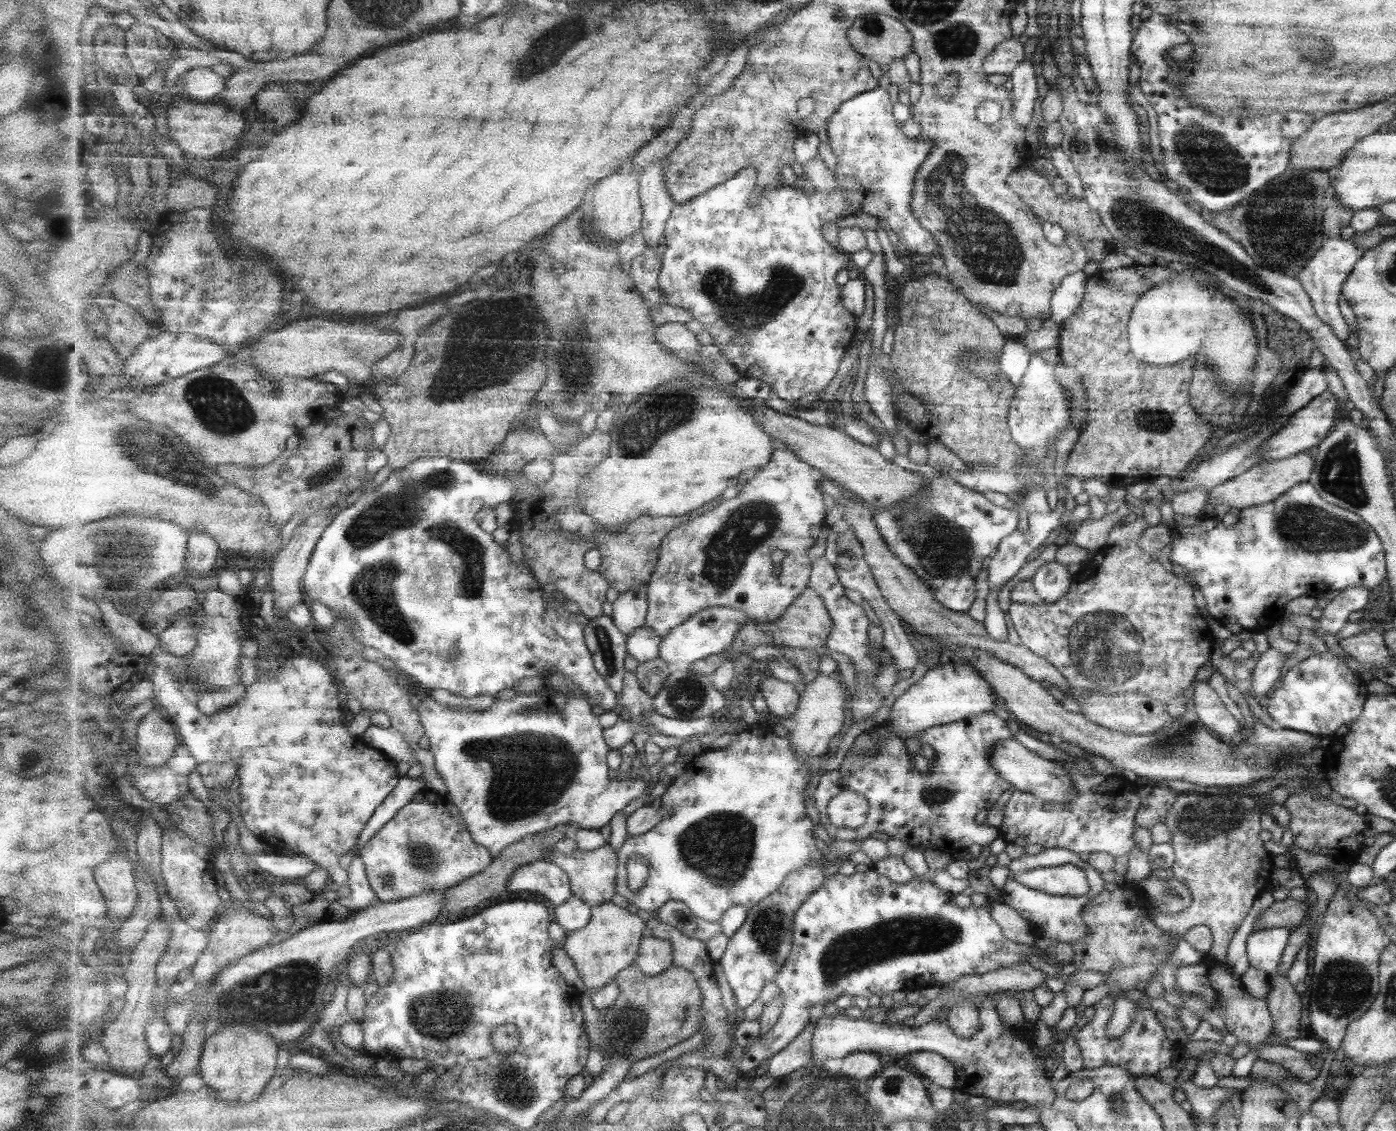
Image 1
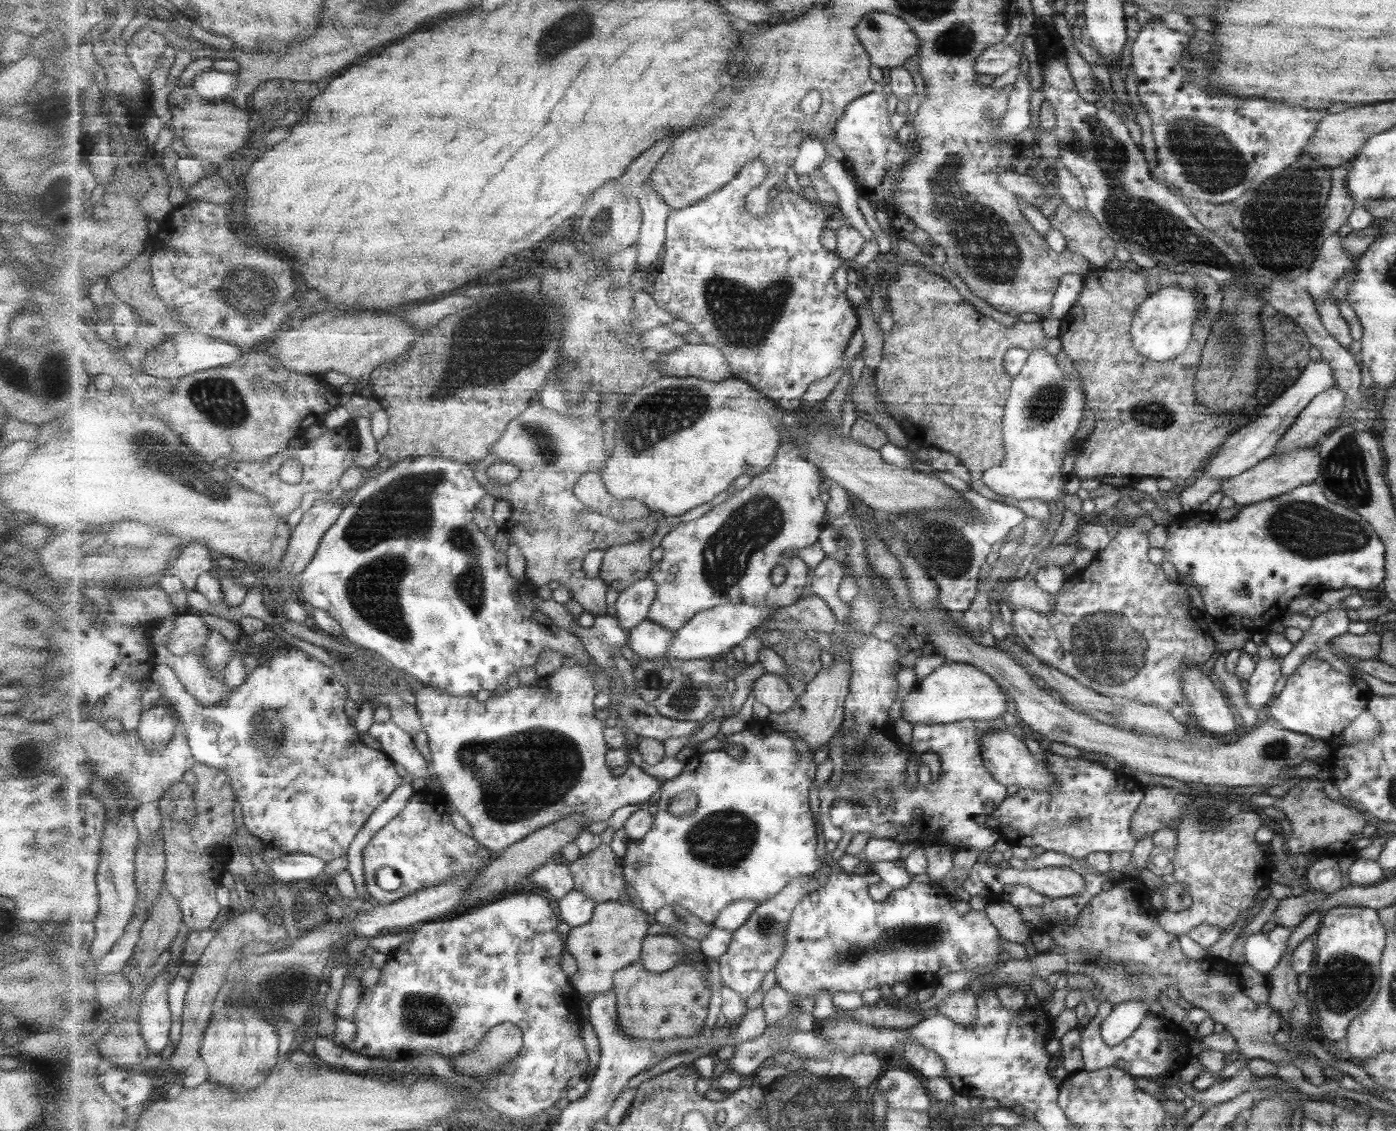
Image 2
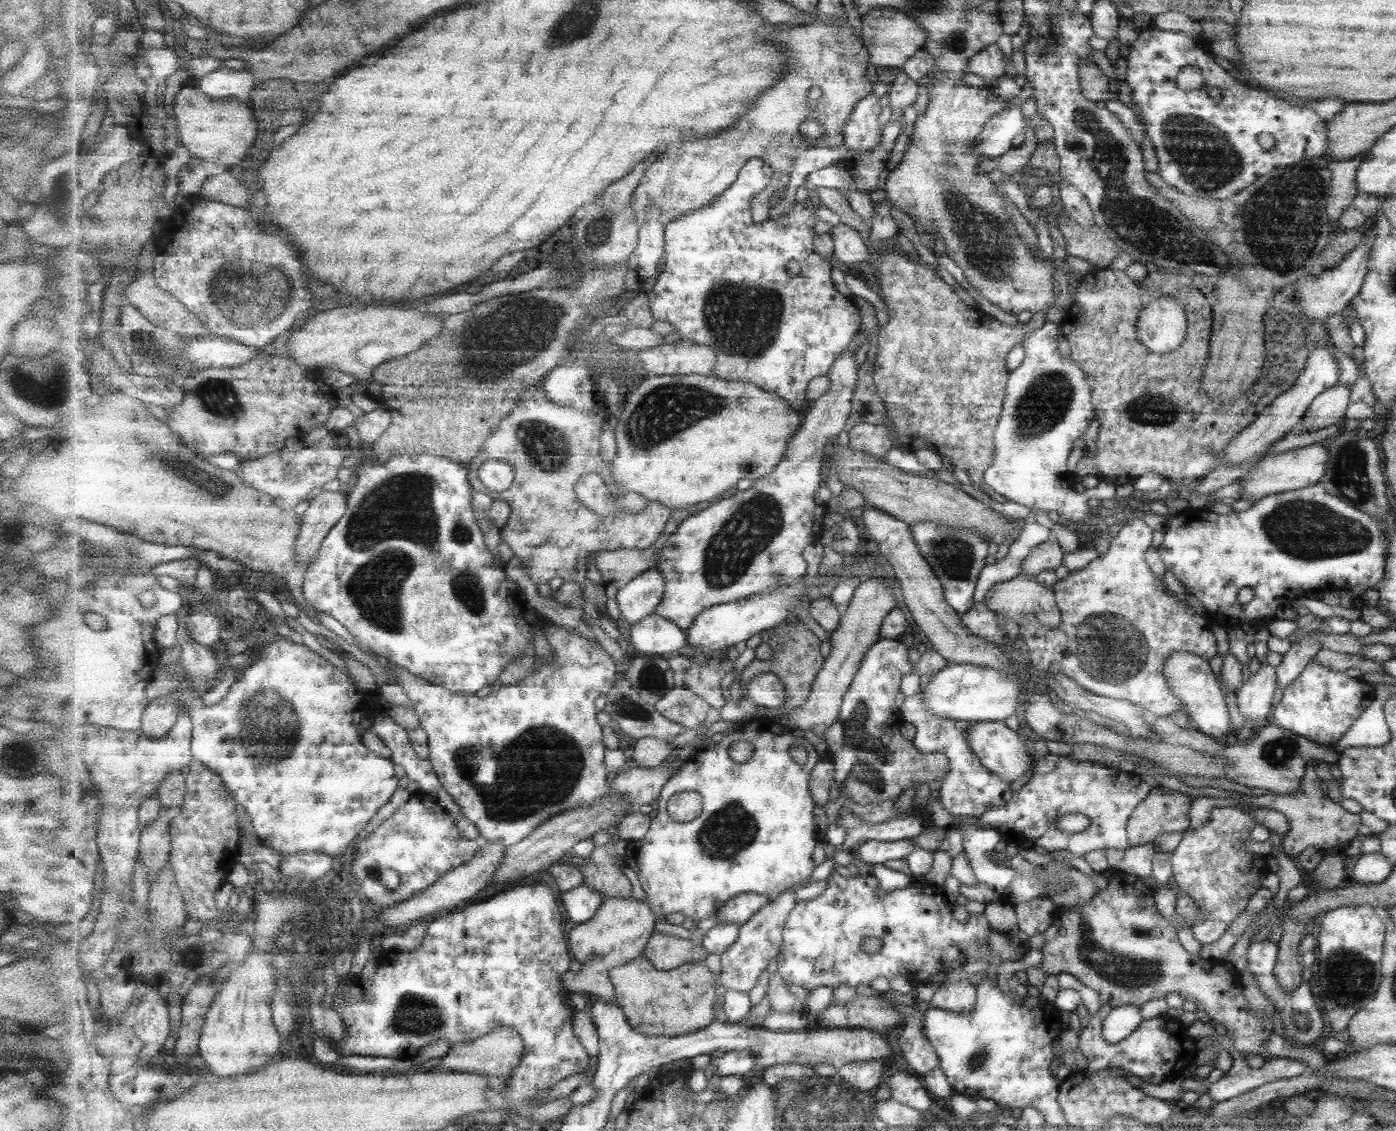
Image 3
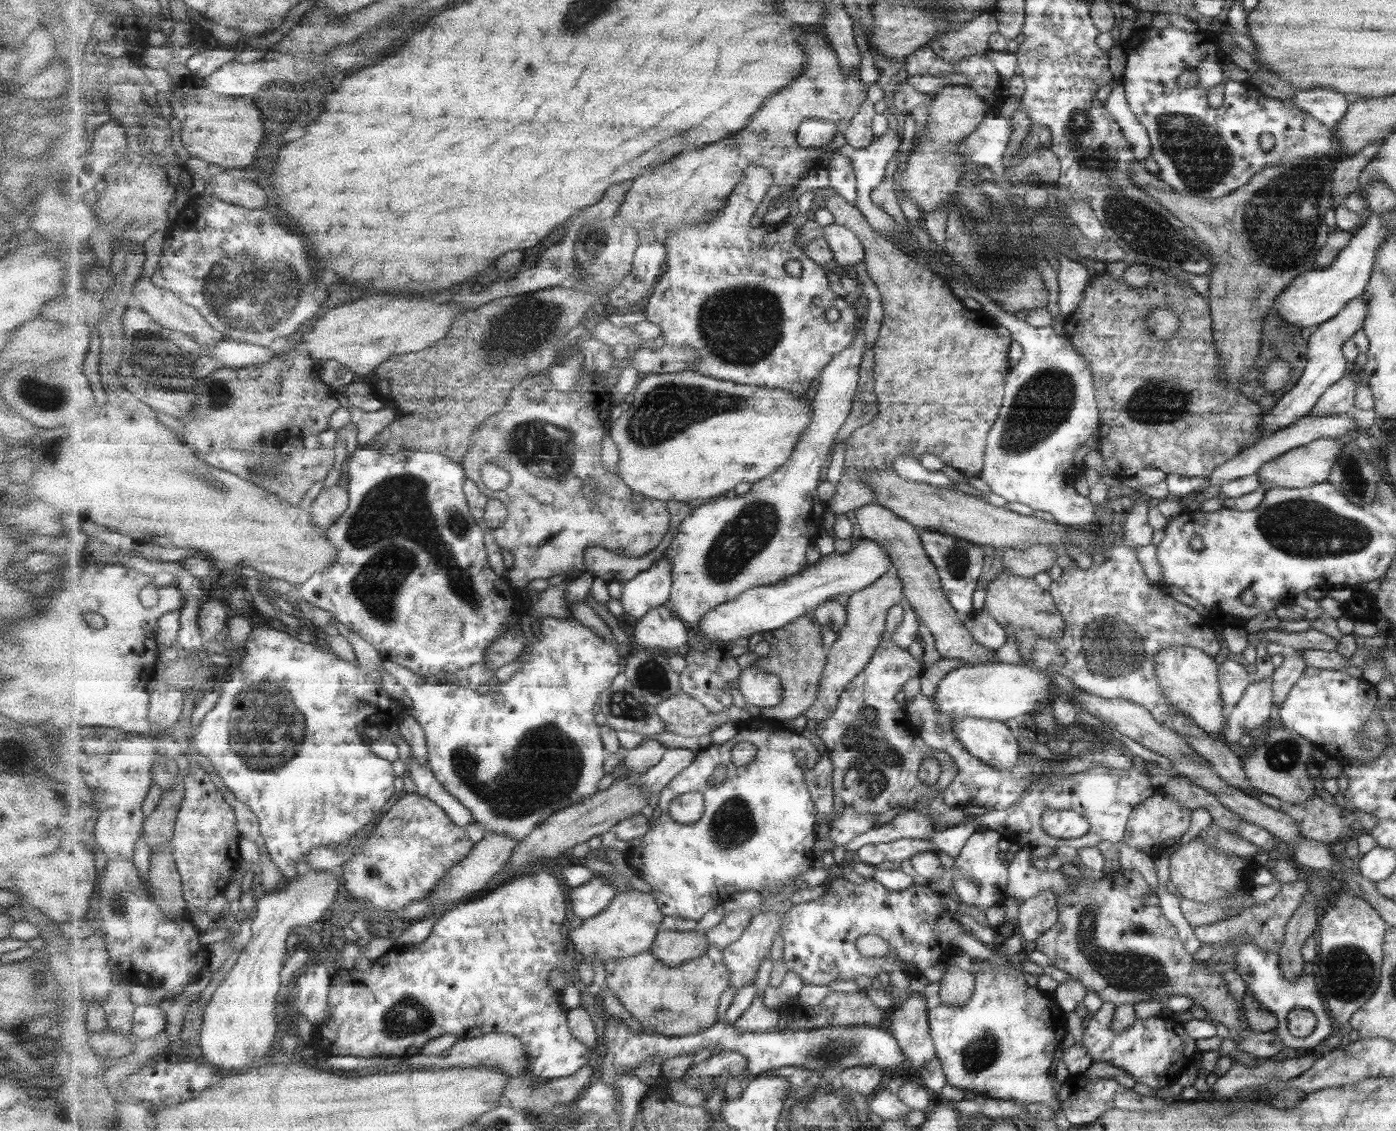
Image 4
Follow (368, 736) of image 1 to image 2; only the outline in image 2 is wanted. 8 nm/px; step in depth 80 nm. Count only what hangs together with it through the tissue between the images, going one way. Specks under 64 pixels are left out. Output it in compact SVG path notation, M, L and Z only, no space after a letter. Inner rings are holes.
M375 722L367 734L377 739L383 748L382 752L394 759L395 764L404 767L407 773L417 779L422 778L426 783L431 781L431 762L427 762L423 754L419 754L412 736L403 728L397 727L395 722Z

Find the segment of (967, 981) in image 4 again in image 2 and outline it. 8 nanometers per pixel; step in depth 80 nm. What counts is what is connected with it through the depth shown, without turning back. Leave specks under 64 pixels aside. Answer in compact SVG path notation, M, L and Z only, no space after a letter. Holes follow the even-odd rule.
M966 987L949 994L940 1000L937 1006L939 1013L962 1025L972 1025L975 1020L976 996Z

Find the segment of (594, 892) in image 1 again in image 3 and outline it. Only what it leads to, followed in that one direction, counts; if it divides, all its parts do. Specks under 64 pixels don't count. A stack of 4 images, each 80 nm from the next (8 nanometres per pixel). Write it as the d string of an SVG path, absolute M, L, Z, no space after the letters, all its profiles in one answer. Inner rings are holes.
M596 846L595 851L591 854L590 858L589 858L589 862L587 864L583 864L581 866L577 866L581 869L581 872L584 874L585 880L584 880L584 884L587 886L590 886L592 889L598 890L600 893L603 893L606 898L607 897L629 897L631 896L631 890L633 890L633 886L631 886L631 880L629 880L629 878L627 878L627 876L625 876L625 874L623 874L623 872L621 872L621 868L619 868L619 866L617 866L617 864L615 864L615 862L619 862L621 860L618 861L613 861L613 859L611 859L611 856L609 856L609 854L607 854L607 850L605 850L604 846Z

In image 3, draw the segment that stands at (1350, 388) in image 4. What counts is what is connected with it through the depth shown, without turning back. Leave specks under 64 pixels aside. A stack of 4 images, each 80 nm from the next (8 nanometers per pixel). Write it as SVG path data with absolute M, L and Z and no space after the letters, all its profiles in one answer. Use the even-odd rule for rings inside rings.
M1333 385L1321 391L1309 403L1307 410L1297 425L1297 431L1311 432L1343 419L1350 402L1350 388L1345 385Z

